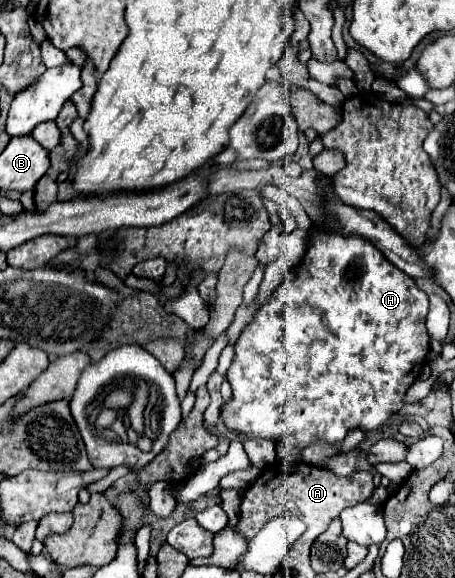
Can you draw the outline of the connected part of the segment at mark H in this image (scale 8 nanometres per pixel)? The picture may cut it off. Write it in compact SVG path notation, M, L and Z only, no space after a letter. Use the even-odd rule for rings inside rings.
M335 222L321 224L317 232L309 234L305 256L301 258L301 264L297 268L299 270L293 270L291 276L287 272L285 282L273 292L273 298L261 308L261 312L255 314L253 322L239 336L233 364L227 370L227 382L231 384L233 398L221 408L221 418L231 432L243 434L247 438L269 438L273 442L281 438L291 438L297 448L305 448L315 440L327 440L329 444L337 444L347 436L351 428L361 428L365 432L375 430L401 410L403 396L419 376L421 368L425 366L425 356L429 354L429 334L425 328L429 300L427 294L415 286L415 280L411 276L405 276L405 272L401 272L399 268L393 268L393 264L389 264L381 250L377 250L367 238L361 238L357 234L343 234L339 224Z

